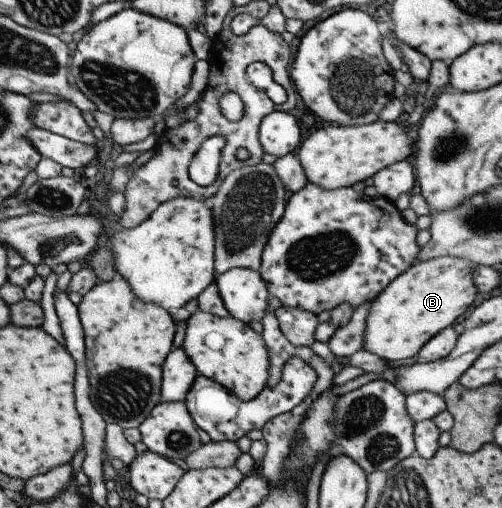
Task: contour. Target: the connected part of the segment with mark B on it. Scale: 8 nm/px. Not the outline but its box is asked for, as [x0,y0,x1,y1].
[362,256,477,362]

